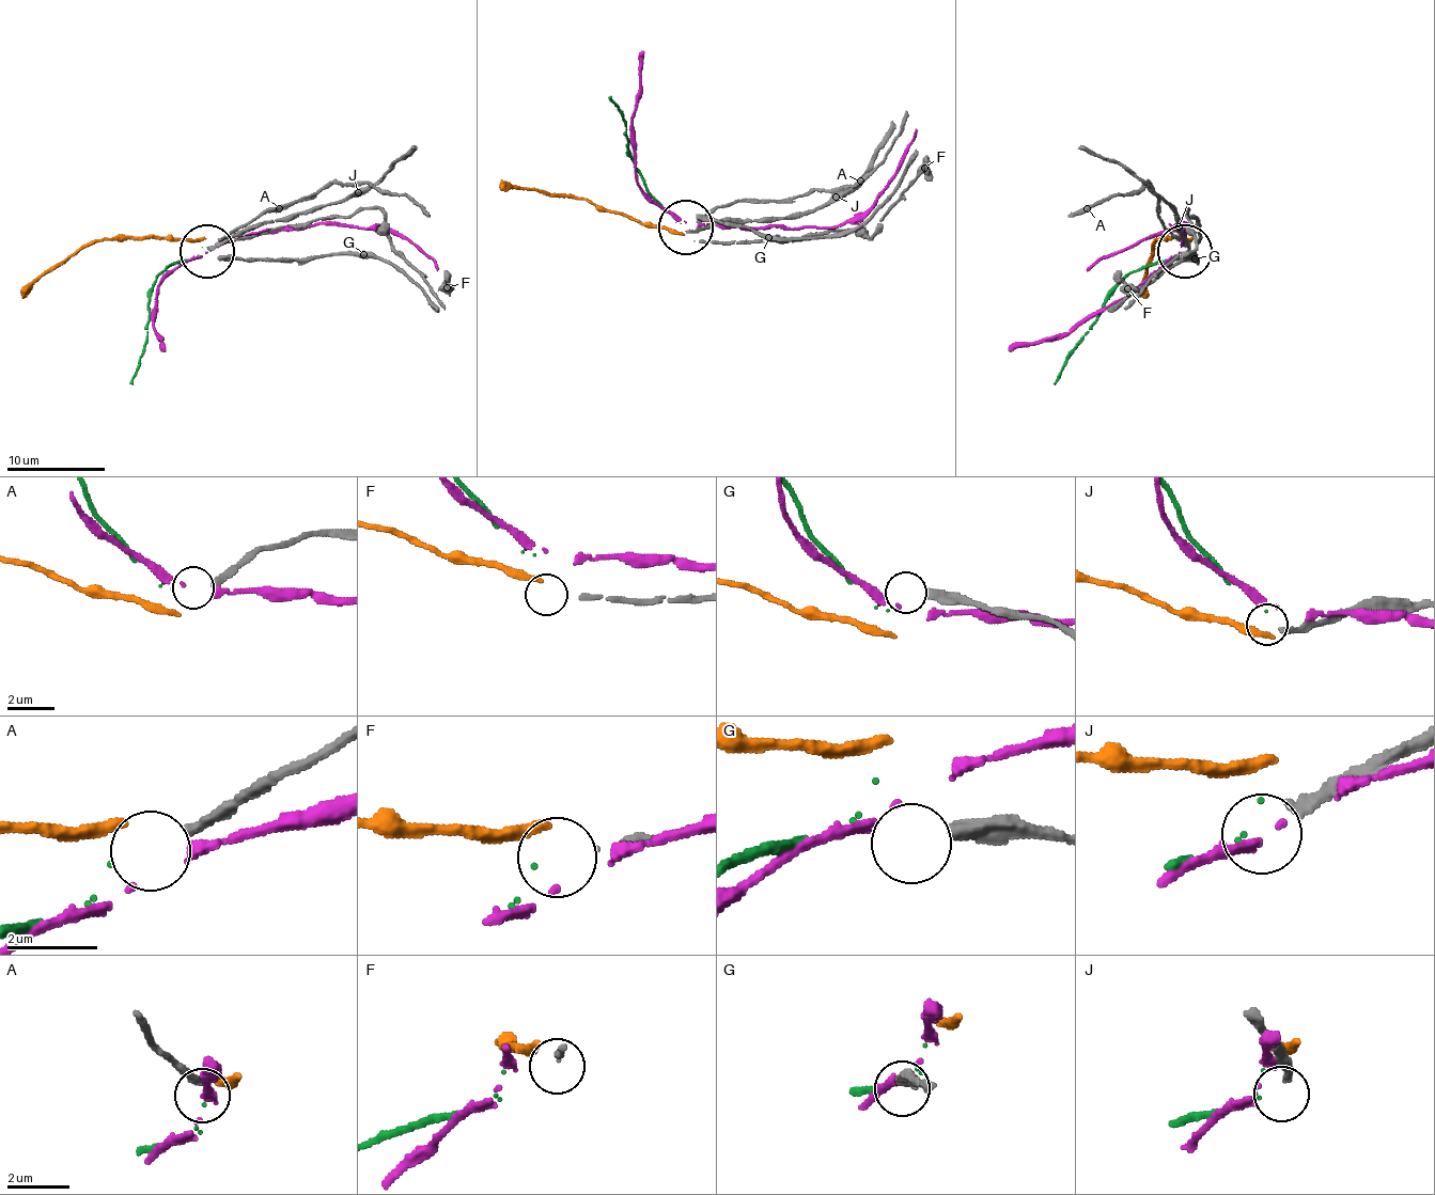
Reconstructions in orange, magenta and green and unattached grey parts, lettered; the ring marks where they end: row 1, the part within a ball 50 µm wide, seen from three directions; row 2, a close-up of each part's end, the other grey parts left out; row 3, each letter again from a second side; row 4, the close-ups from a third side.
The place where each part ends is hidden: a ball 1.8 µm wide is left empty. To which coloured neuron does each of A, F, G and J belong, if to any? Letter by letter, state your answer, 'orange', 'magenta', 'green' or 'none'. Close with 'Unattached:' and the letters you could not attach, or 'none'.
A: green
F: none
G: none
J: none
Unattached: F, G, J

